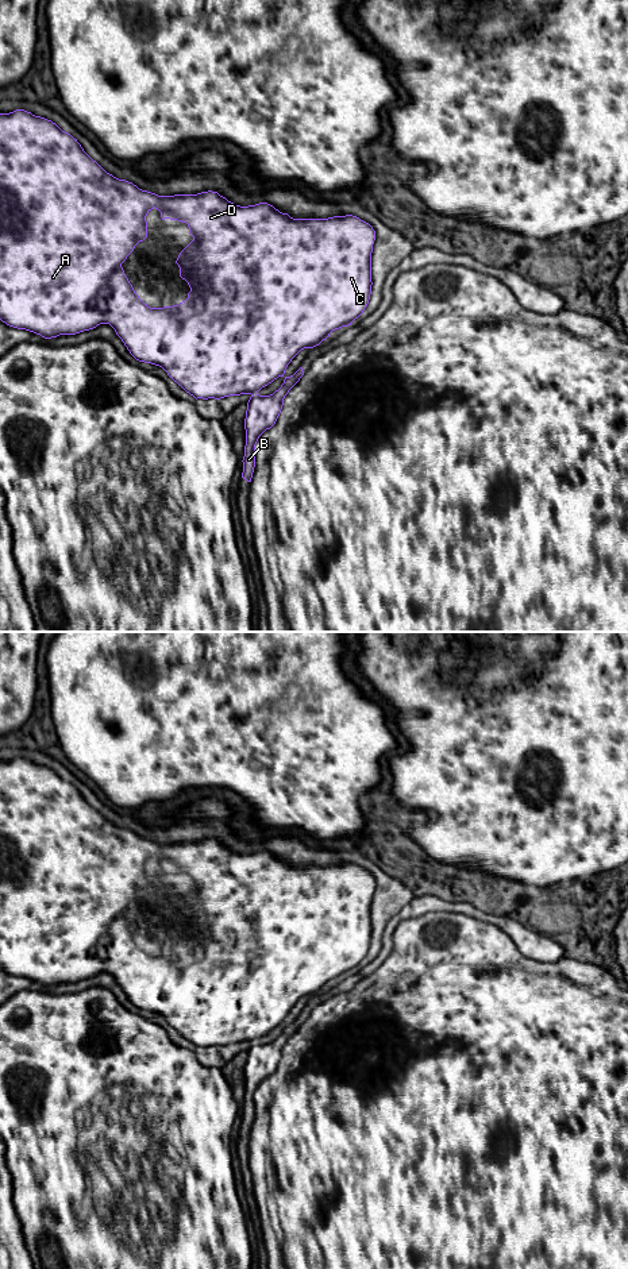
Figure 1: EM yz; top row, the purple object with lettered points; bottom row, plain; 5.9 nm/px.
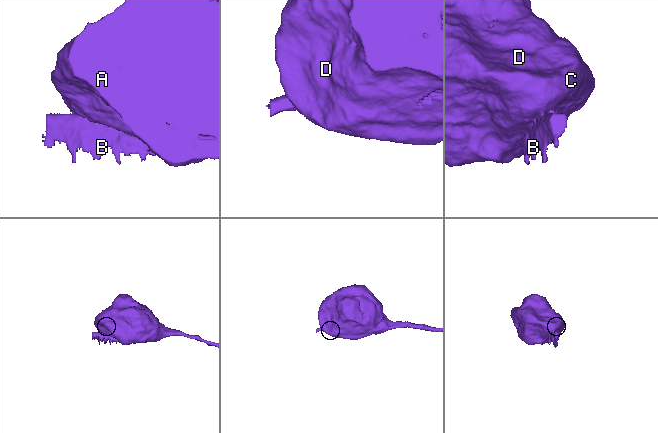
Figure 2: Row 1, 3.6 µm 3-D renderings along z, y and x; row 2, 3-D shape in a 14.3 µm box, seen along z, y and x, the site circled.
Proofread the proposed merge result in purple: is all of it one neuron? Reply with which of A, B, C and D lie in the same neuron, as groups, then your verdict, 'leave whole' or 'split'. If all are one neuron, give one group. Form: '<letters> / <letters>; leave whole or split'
A B C D; leave whole

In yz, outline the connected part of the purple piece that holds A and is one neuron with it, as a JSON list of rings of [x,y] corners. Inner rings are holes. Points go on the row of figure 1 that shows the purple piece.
[[[24,109],[0,113],[0,320],[9,327],[34,332],[45,339],[57,338],[59,335],[76,335],[93,329],[100,324],[109,324],[136,360],[162,367],[174,382],[196,400],[220,400],[230,396],[250,394],[251,397],[247,402],[244,418],[246,446],[242,460],[242,478],[247,482],[251,482],[253,478],[255,467],[255,444],[259,436],[276,424],[285,396],[304,375],[303,367],[300,367],[293,375],[285,377],[284,374],[288,364],[301,350],[313,348],[325,340],[332,331],[351,325],[367,306],[373,285],[371,252],[374,240],[375,231],[373,227],[352,215],[328,219],[293,219],[267,202],[240,207],[212,190],[197,194],[174,196],[158,196],[142,190],[132,182],[119,180],[107,173],[84,151],[77,139],[62,131],[51,120],[35,116]],[[154,208],[161,212],[162,220],[170,219],[186,223],[189,234],[193,236],[193,240],[180,252],[176,261],[180,267],[180,277],[188,282],[190,292],[185,301],[173,306],[150,308],[145,304],[135,293],[122,267],[122,263],[134,251],[135,246],[147,238],[146,216]],[[278,377],[285,378],[278,390],[270,396],[258,394],[262,387],[267,386]]]

